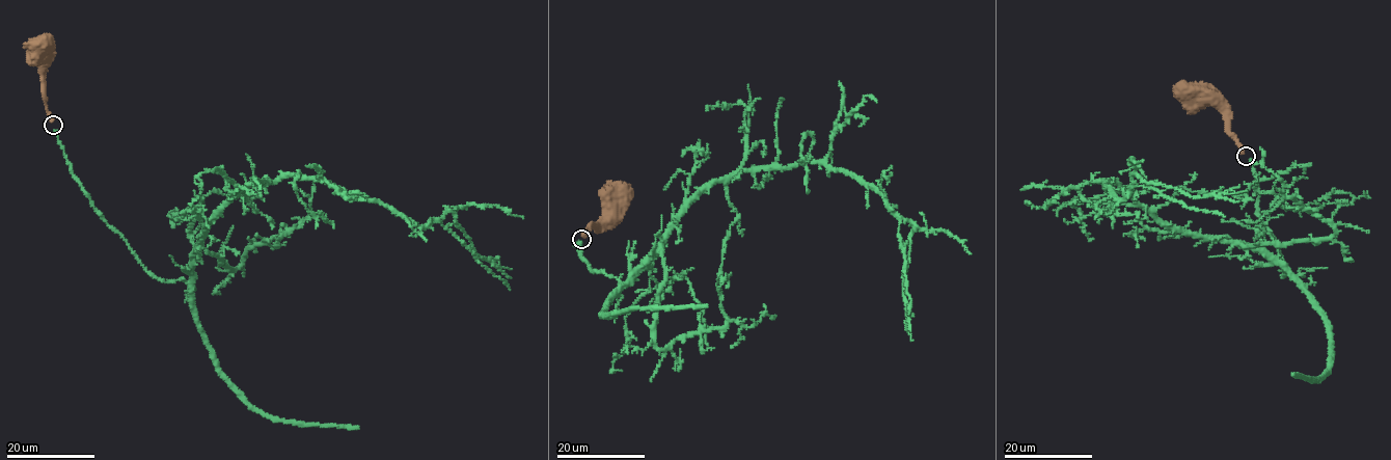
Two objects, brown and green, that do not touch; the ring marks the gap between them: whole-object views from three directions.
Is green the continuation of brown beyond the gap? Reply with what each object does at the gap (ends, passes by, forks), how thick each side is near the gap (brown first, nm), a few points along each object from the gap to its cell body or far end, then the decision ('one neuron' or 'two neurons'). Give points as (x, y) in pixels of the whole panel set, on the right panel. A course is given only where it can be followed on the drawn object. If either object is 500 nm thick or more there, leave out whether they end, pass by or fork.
brown ends | green ends | 400/190 nm | brown via (1243, 153), (1243, 147), (1228, 133), (1227, 117), (1199, 91), (1195, 92) | green via (1250, 158), (1283, 276), (1260, 250), (1167, 225), (1101, 180), (1118, 199), (1134, 173), (1191, 196), (1247, 191) | two neurons

